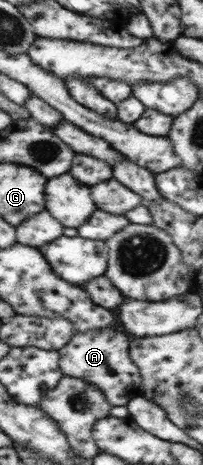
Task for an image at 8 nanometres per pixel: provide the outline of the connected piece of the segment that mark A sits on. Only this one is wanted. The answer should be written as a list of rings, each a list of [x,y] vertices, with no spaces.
[[[111,328],[76,332],[73,340],[69,340],[58,353],[59,368],[63,374],[97,385],[111,406],[125,406],[132,398],[141,397],[141,373],[129,358],[129,338],[125,334]]]

